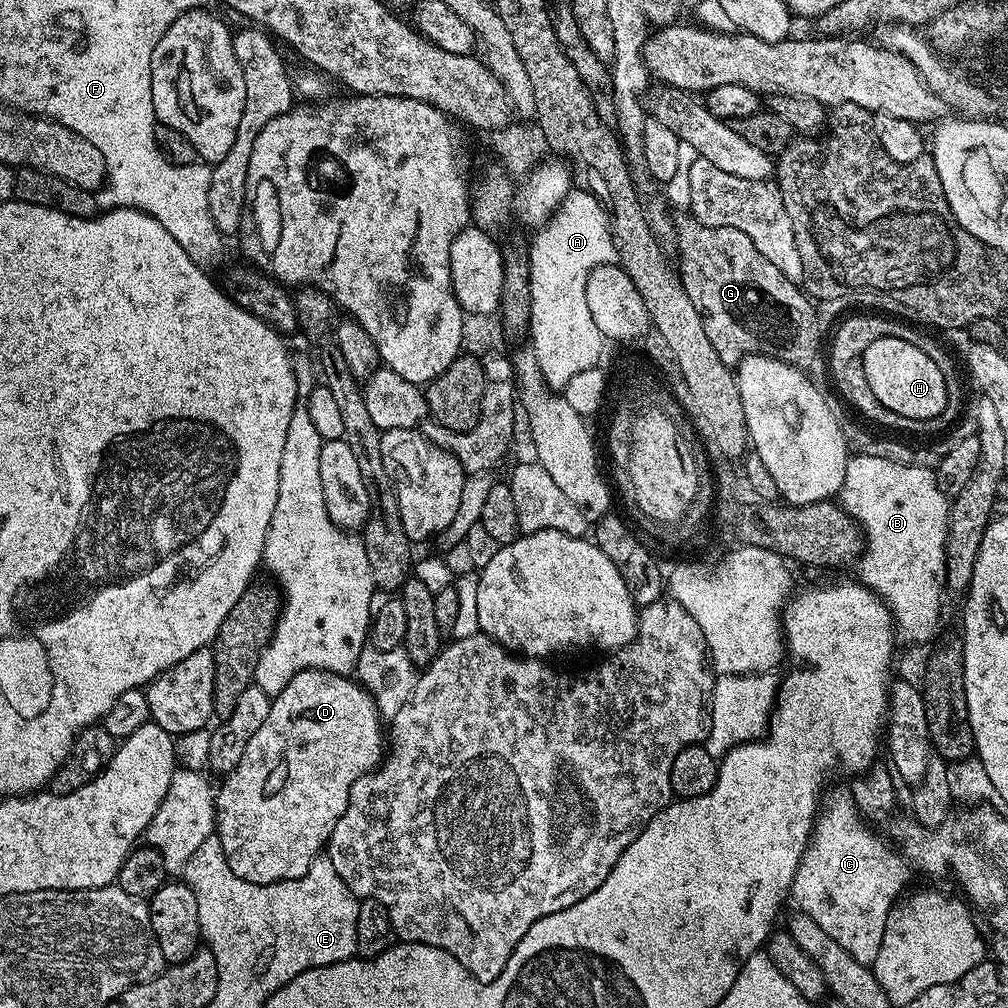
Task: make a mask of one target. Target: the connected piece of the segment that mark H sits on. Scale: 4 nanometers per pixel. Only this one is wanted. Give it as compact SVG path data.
M882 337L872 342L862 355L863 376L878 402L902 417L932 419L942 415L947 404L946 382L938 365L922 350L902 338Z

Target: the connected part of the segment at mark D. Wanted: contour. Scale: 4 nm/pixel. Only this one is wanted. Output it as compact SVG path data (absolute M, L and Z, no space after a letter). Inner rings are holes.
M313 668L296 672L273 699L266 722L262 722L242 753L242 762L223 777L224 785L219 785L215 835L222 842L230 870L255 884L302 878L314 858L325 851L338 818L342 818L348 805L350 786L380 767L385 755L385 725L374 698L361 684L348 676Z

